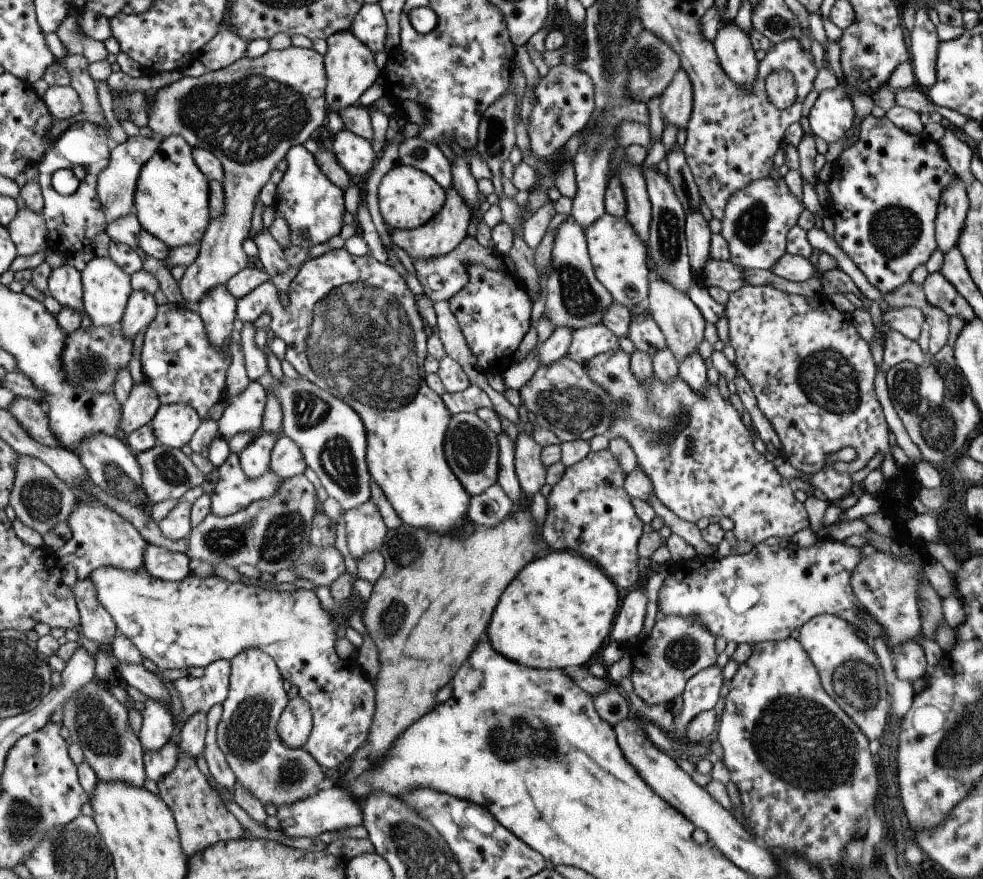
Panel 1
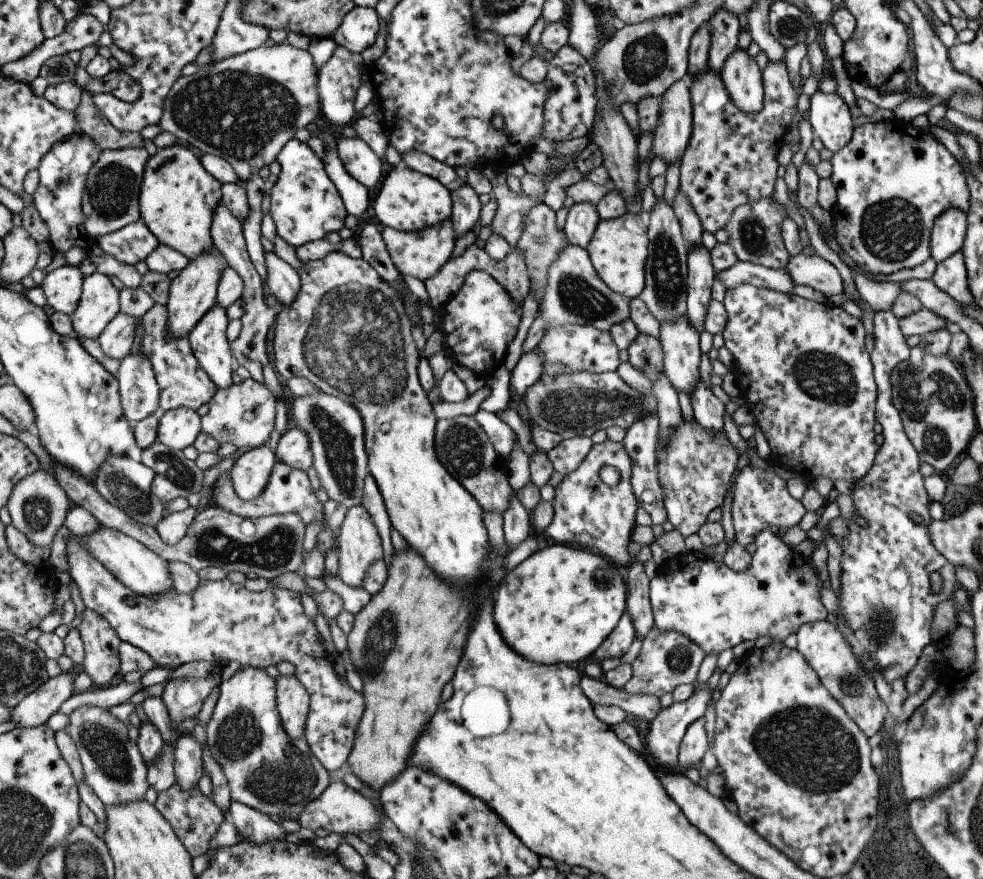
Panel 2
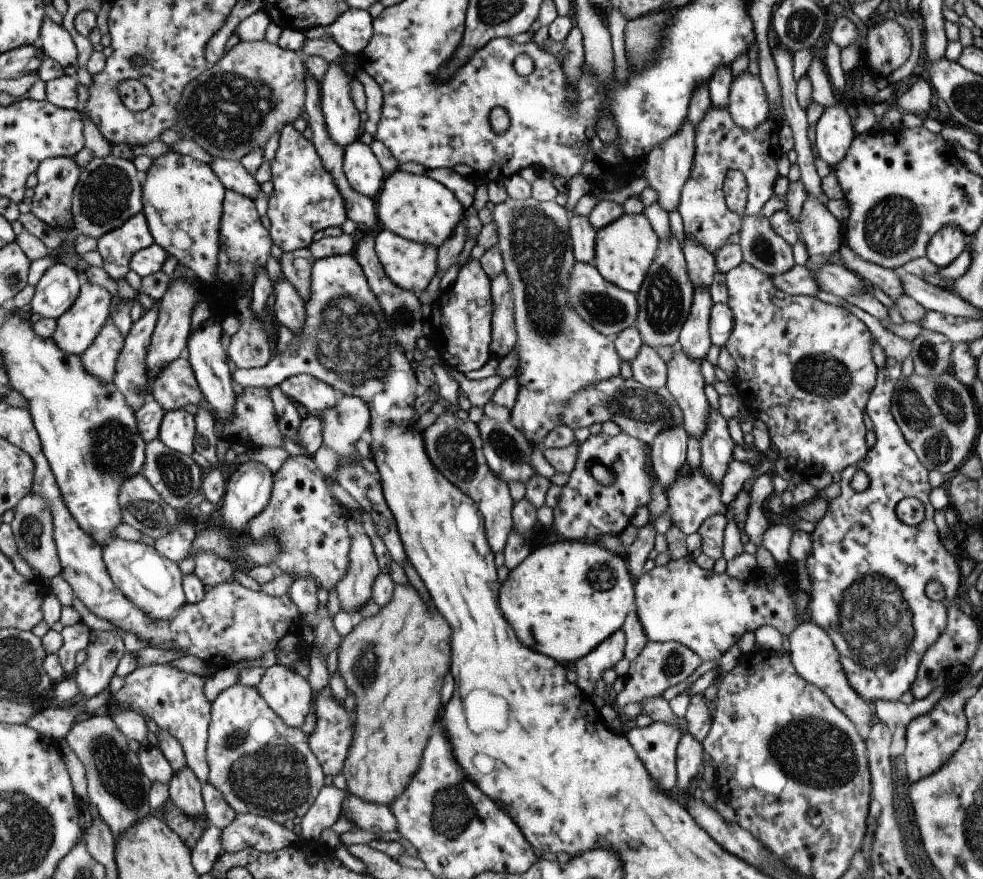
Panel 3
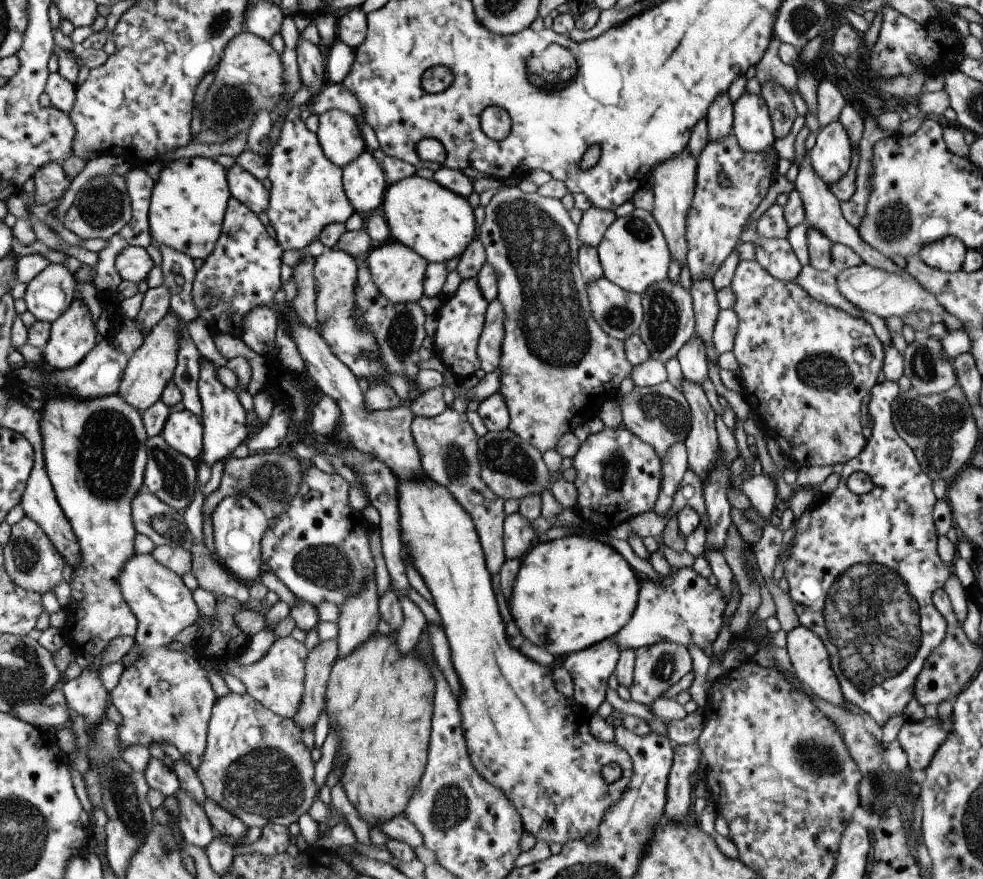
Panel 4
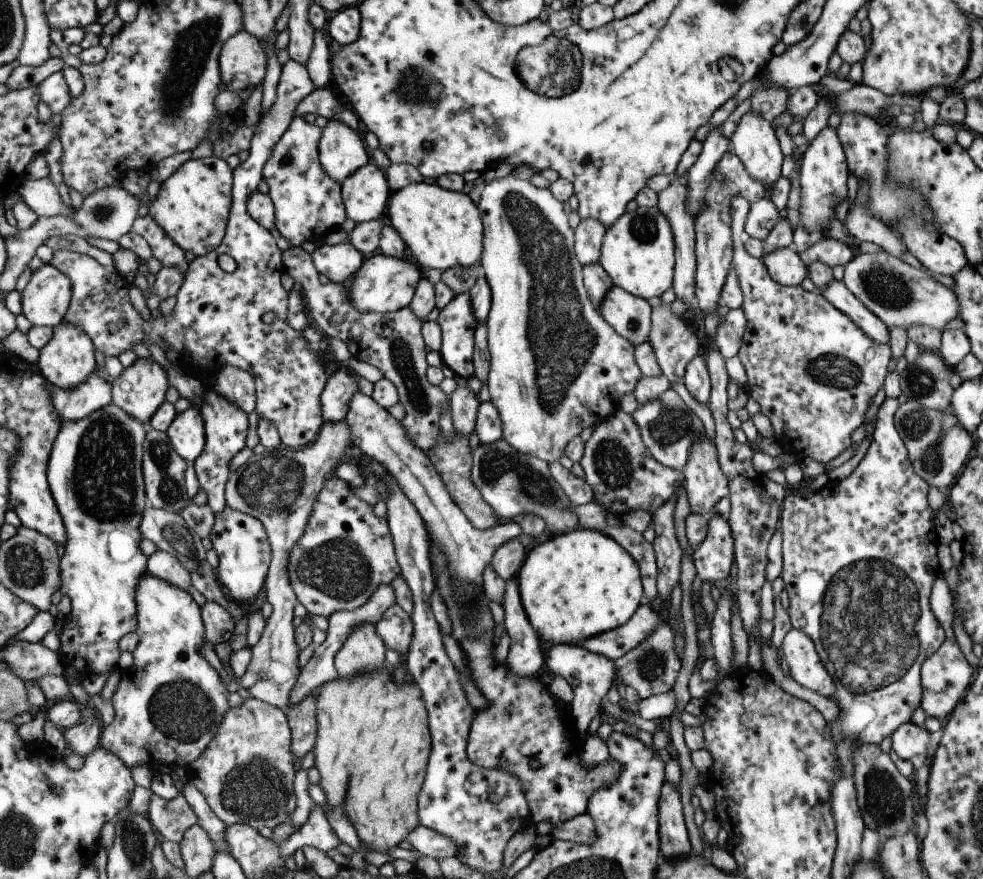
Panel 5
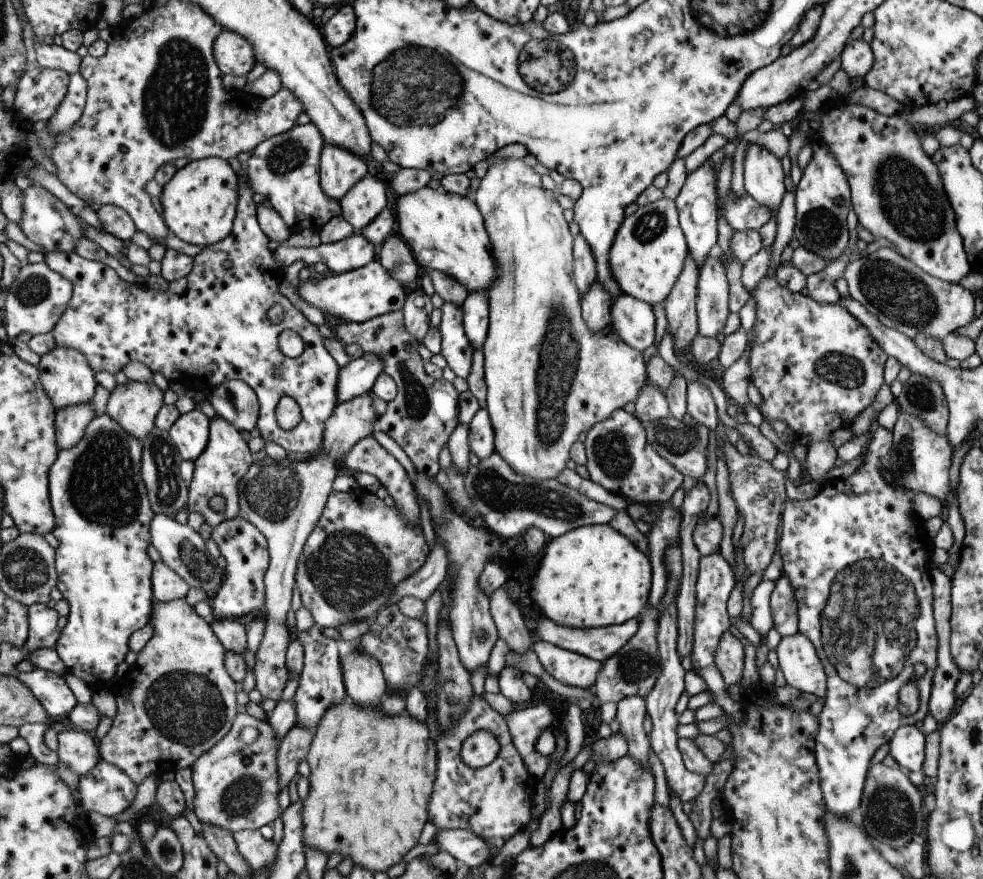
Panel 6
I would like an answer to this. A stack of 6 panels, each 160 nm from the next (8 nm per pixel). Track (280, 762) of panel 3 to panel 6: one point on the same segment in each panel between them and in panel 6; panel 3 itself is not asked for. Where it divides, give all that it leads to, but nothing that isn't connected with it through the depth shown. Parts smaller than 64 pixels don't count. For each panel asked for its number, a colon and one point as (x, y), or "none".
4: (256, 766)
5: (246, 773)
6: (236, 785)

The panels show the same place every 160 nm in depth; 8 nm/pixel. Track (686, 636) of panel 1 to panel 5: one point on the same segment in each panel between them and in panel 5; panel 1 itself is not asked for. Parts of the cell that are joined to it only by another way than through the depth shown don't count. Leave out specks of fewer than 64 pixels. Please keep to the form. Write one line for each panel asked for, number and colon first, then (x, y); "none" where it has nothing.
2: (666, 659)
3: (659, 665)
4: (657, 667)
5: (651, 667)

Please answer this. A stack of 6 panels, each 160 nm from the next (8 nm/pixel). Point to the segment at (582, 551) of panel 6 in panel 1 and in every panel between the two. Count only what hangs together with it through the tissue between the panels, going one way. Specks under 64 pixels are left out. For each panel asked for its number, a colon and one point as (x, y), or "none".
1: (555, 615)
2: (556, 606)
3: (563, 599)
4: (569, 593)
5: (580, 583)

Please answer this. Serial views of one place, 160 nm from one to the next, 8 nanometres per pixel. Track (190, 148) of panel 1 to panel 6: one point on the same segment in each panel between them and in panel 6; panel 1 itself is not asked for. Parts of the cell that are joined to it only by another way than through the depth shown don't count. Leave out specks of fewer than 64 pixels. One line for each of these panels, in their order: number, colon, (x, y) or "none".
2: (178, 199)
3: (183, 198)
4: (190, 198)
5: (193, 205)
6: (200, 203)

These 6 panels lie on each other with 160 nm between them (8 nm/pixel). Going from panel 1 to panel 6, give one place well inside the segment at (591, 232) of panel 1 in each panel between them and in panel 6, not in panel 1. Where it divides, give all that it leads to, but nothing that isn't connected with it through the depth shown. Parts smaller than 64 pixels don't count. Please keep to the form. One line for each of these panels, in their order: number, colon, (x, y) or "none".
2: (617, 250)
3: (623, 250)
4: (632, 252)
5: (637, 251)
6: (646, 254)

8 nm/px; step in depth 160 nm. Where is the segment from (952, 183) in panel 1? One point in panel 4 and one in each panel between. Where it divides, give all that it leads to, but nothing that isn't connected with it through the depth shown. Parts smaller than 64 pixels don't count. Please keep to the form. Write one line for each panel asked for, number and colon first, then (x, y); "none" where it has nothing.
2: (947, 233)
3: (944, 245)
4: (946, 255)

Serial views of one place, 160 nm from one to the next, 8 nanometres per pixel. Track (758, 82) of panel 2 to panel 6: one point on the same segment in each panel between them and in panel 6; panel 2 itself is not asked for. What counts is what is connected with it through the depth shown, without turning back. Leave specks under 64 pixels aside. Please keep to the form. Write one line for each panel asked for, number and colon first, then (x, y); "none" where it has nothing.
3: (747, 104)
4: (751, 126)
5: (754, 142)
6: (763, 176)

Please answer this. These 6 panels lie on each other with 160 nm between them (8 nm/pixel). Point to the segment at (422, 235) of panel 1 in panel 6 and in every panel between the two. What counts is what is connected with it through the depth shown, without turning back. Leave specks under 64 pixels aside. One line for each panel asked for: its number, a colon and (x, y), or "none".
2: (420, 253)
3: (410, 265)
4: (397, 271)
5: (382, 284)
6: (364, 293)

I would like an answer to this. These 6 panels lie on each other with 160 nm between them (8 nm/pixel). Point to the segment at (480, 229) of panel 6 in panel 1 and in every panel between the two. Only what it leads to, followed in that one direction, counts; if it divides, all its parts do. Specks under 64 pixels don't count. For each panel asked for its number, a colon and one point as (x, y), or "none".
1: (407, 198)
2: (406, 200)
3: (417, 208)
4: (437, 224)
5: (442, 229)

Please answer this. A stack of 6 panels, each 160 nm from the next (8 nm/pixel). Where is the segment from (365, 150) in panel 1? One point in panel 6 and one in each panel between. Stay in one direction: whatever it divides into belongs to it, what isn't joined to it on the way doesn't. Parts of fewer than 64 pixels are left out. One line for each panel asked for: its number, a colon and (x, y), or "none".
2: (357, 158)
3: (362, 171)
4: (363, 181)
5: (364, 194)
6: (360, 204)

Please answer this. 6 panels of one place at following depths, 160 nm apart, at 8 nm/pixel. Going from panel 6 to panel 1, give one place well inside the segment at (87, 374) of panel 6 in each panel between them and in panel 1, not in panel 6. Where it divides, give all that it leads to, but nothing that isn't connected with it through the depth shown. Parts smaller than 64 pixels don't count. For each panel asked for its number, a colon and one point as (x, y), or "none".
1: (107, 287)
2: (101, 302)
3: (77, 330)
4: (74, 335)
5: (69, 359)

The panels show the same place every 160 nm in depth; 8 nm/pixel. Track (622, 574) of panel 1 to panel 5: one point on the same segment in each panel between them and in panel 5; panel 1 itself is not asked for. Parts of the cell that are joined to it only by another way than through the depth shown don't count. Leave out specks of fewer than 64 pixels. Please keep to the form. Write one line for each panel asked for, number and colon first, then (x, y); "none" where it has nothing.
2: (586, 513)
3: (585, 509)
4: (618, 475)
5: (623, 476)

